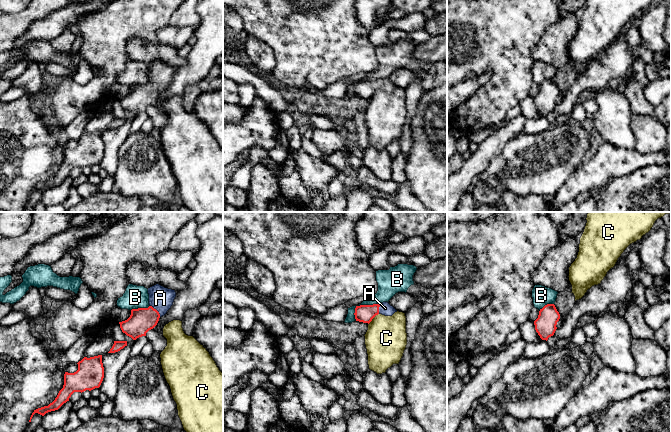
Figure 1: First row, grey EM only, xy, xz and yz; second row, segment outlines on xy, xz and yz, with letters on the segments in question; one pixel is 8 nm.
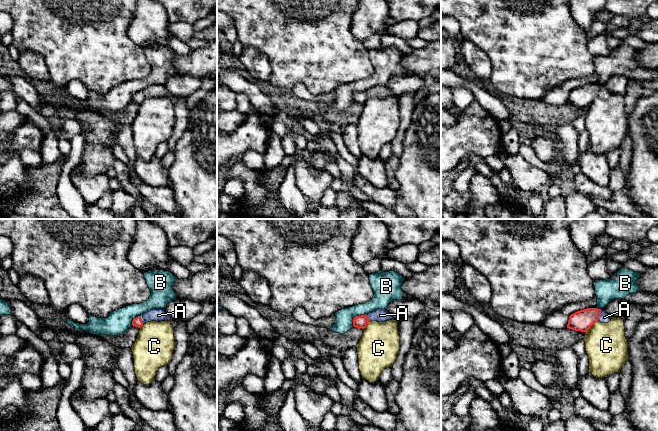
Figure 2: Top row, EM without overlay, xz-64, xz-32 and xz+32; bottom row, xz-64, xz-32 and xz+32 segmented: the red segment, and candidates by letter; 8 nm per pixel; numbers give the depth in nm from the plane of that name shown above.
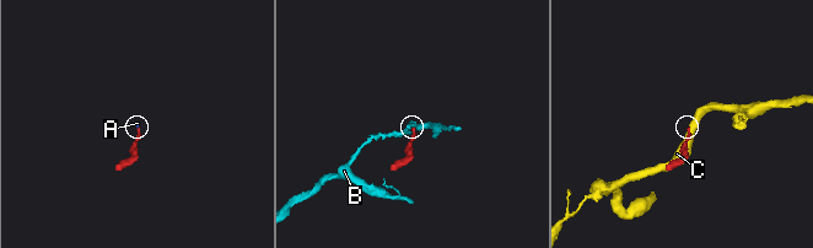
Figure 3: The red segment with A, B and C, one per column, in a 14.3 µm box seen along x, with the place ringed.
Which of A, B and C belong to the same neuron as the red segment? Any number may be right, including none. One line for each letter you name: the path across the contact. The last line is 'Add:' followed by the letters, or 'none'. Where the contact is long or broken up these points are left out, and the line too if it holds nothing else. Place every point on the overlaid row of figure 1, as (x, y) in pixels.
A: runs through xy (141, 320), (148, 318), (156, 310), (159, 306), (160, 298)
Add: A

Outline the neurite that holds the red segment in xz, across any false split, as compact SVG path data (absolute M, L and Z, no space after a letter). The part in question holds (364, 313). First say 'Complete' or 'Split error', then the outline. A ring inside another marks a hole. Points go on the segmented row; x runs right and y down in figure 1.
Split error. M383 302L380 304L356 306L354 315L356 321L369 324L378 314L392 316L395 312L397 310L393 306L388 302Z

